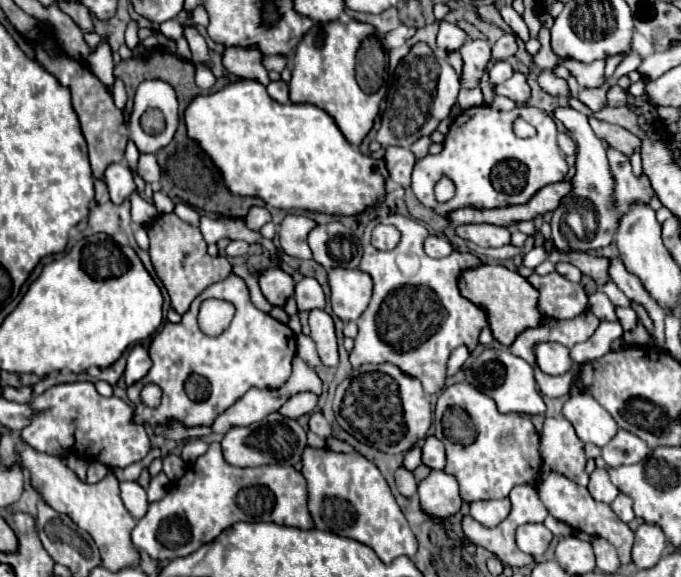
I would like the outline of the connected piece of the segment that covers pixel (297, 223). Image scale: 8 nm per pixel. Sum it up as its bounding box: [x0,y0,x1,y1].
[278,215,316,259]

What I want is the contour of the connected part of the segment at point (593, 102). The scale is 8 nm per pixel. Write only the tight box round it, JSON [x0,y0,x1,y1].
[578,76,617,111]

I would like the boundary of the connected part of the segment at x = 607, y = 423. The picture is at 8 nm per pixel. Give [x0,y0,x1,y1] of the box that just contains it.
[562,393,618,447]

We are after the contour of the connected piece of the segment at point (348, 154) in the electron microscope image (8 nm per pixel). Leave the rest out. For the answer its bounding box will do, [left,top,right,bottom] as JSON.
[186,79,388,217]

